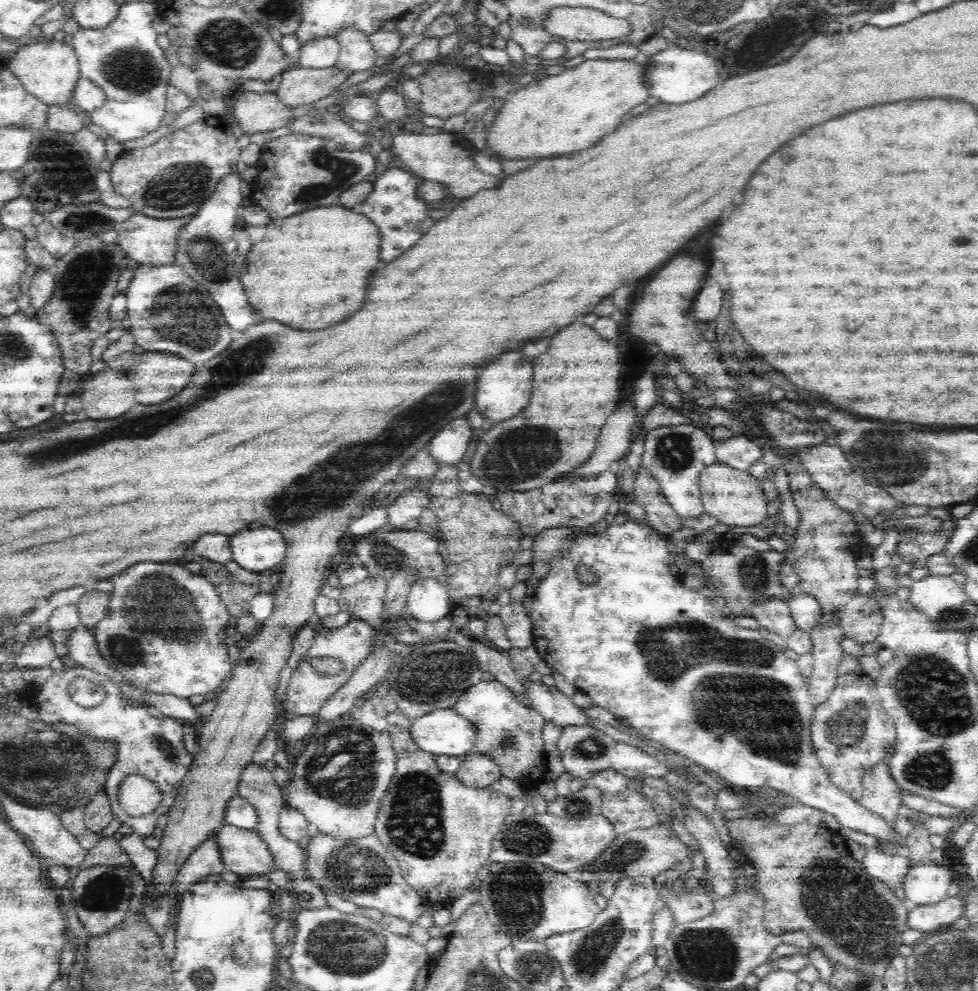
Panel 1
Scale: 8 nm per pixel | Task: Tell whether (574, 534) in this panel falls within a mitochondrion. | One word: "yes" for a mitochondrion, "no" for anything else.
no

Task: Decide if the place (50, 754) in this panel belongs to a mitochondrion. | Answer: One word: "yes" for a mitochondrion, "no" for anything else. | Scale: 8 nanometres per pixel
yes

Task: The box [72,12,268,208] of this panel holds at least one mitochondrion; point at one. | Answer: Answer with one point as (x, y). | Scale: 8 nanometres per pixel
(230, 43)

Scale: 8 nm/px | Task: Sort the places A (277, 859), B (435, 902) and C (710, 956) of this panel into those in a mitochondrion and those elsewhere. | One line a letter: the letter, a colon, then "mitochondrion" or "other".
A: other
B: other
C: mitochondrion

